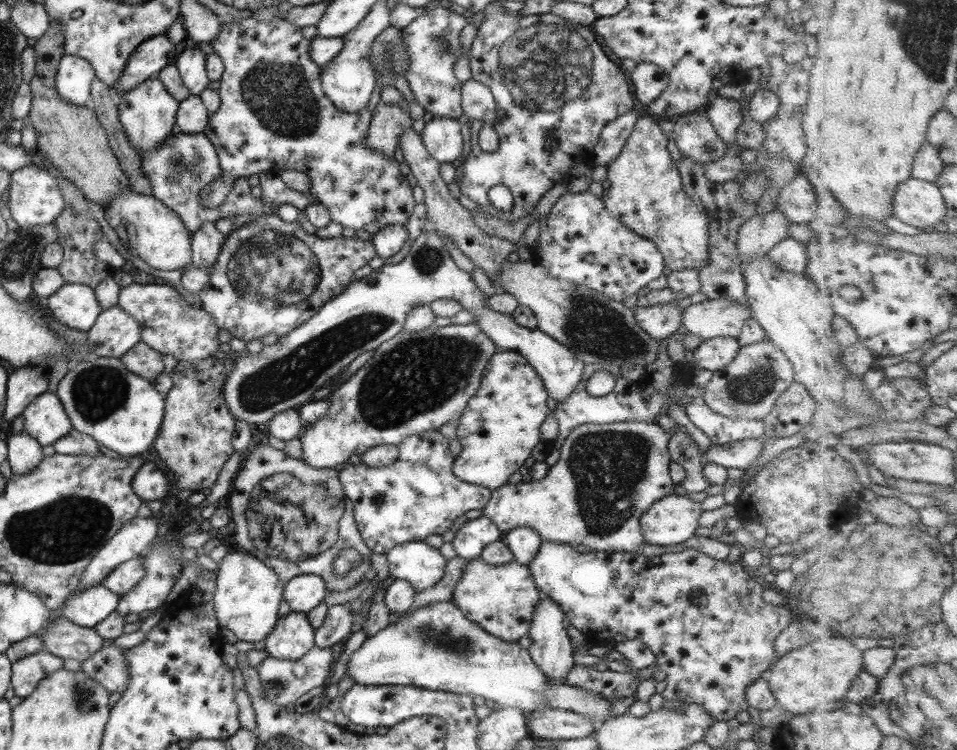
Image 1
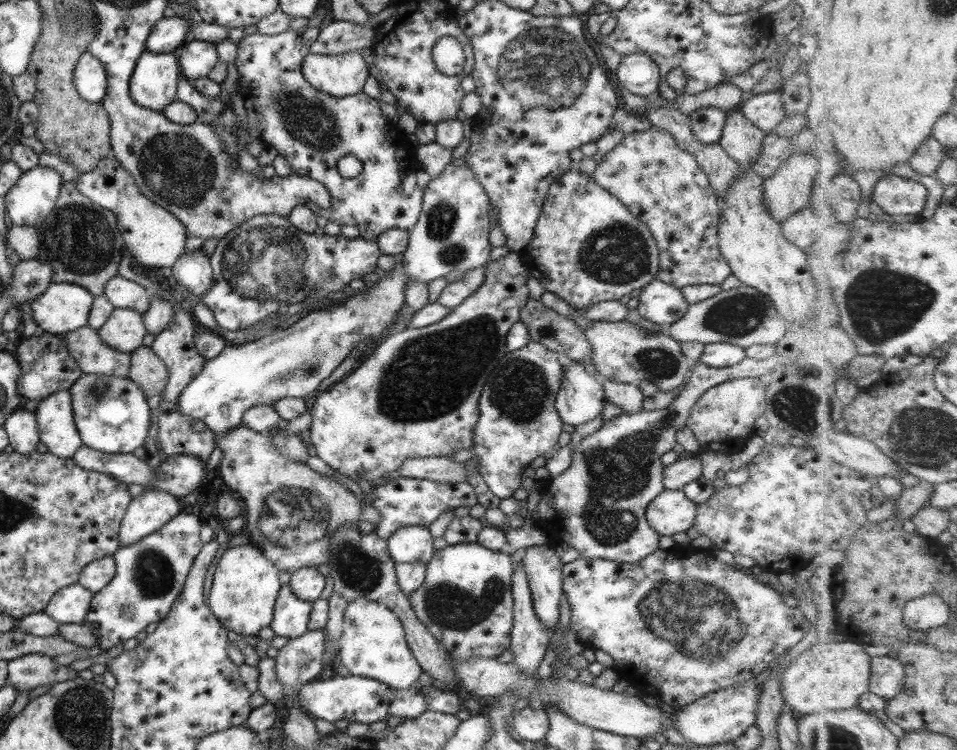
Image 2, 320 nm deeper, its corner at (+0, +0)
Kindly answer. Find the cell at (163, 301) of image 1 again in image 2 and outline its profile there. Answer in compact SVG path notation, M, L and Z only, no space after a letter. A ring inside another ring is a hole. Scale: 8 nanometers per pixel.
M117 275L109 278L103 288L102 293L114 309L133 309L139 314L147 310L150 292L135 282Z

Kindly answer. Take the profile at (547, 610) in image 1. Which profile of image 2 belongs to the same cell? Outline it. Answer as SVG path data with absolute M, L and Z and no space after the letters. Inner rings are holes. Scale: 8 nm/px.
M550 544L524 548L519 559L531 593L533 613L545 630L552 631L559 618L562 563Z

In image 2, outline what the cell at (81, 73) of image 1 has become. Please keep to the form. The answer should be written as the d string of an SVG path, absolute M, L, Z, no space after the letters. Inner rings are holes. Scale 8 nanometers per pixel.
M85 51L77 61L72 81L77 94L87 102L99 104L105 96L106 72L100 60Z

